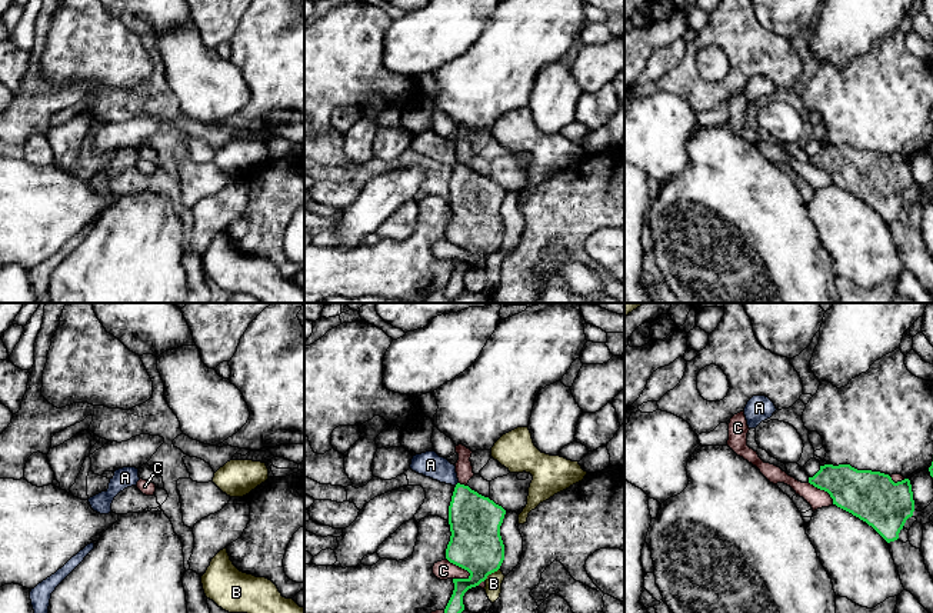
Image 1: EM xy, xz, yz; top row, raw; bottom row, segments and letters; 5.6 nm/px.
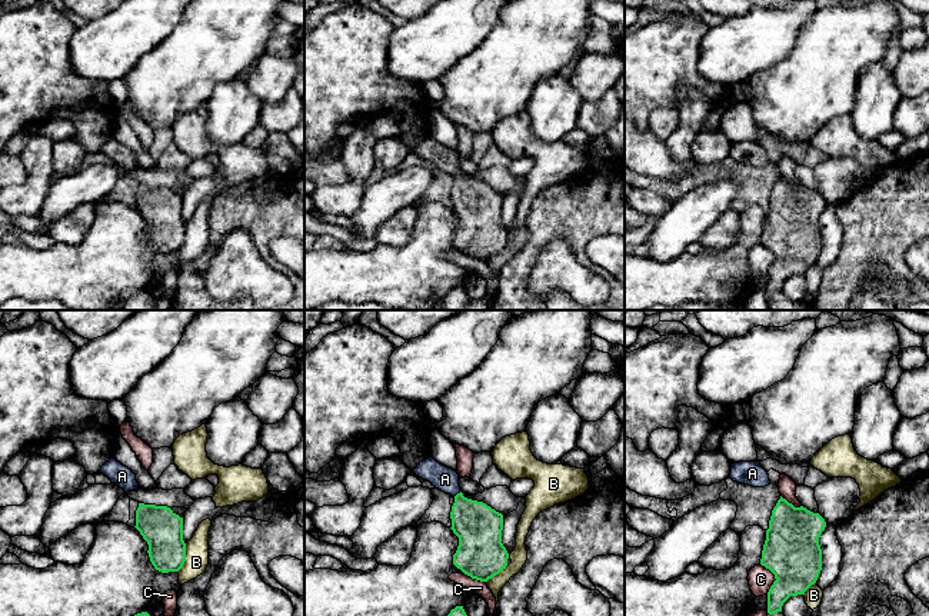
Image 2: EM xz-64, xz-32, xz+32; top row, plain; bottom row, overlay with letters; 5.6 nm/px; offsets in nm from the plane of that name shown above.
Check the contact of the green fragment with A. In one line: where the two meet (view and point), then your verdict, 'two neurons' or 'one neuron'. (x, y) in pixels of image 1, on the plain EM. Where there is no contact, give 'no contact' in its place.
xz (456, 165) | one neuron

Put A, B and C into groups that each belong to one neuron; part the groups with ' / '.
A / B / C

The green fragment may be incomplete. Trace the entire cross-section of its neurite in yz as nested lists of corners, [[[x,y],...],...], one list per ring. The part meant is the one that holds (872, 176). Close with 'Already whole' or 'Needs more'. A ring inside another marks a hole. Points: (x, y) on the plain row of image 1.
[[[824,144],[809,157],[809,163],[827,171],[833,184],[866,201],[887,223],[899,219],[914,191],[909,159],[894,163],[880,151],[857,150],[850,144]]]. Already whole

